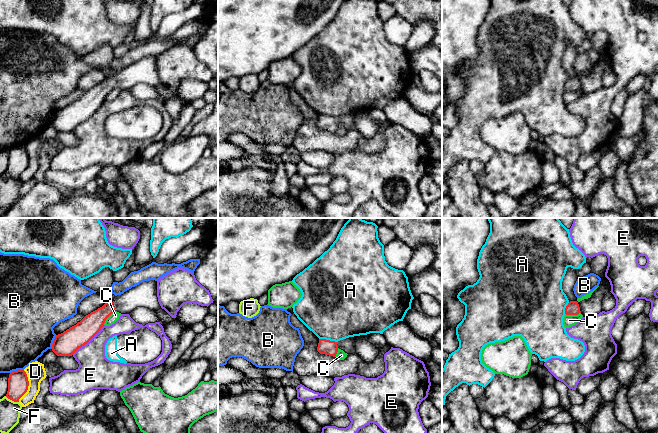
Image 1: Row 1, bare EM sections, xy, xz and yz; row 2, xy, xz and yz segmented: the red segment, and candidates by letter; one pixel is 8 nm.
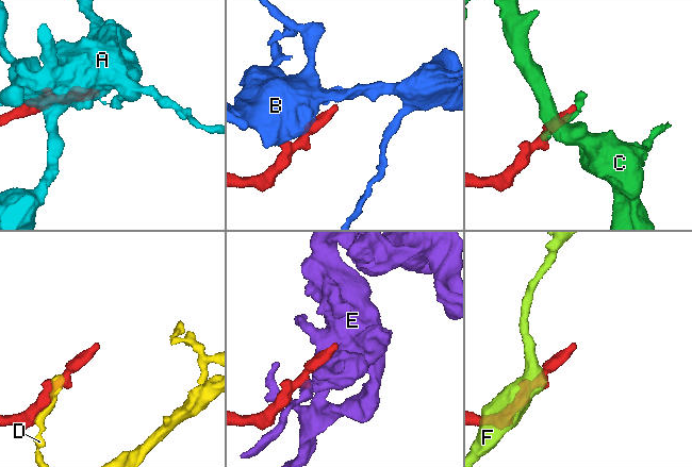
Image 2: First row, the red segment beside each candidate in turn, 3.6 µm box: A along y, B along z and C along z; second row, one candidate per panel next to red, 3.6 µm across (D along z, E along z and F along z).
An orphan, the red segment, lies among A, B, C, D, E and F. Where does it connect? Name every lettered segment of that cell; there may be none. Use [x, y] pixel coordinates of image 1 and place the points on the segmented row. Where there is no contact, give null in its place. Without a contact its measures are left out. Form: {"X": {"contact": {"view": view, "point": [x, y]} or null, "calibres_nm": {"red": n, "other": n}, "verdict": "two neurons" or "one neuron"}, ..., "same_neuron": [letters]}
{"A": {"contact": {"view": "xz", "point": [328, 340]}, "calibres_nm": {"red": 120, "other": 480}, "verdict": "two neurons"}, "B": {"contact": {"view": "xy", "point": [53, 342]}, "calibres_nm": {"red": 190, "other": 440}, "verdict": "two neurons"}, "C": {"contact": {"view": "yz", "point": [573, 314]}, "calibres_nm": {"red": 100, "other": 100}, "verdict": "two neurons"}, "D": {"contact": {"view": "xy", "point": [28, 385]}, "calibres_nm": {"red": 170, "other": 150}, "verdict": "two neurons"}, "E": {"contact": {"view": "xy", "point": [88, 341]}, "calibres_nm": {"red": 190, "other": 280}, "verdict": "two neurons"}, "F": {"contact": {"view": "xy", "point": [12, 400]}, "calibres_nm": {"red": 170, "other": 160}, "verdict": "two neurons"}, "same_neuron": []}

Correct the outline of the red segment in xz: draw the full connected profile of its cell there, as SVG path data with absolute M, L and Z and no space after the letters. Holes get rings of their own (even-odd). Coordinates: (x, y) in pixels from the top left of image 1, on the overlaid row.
M370 333L367 335L349 337L338 342L319 339L317 351L320 354L325 354L333 357L336 356L339 349L343 350L347 354L353 354L356 353L356 342L358 340L366 340L379 349L387 345L386 339L383 334Z

